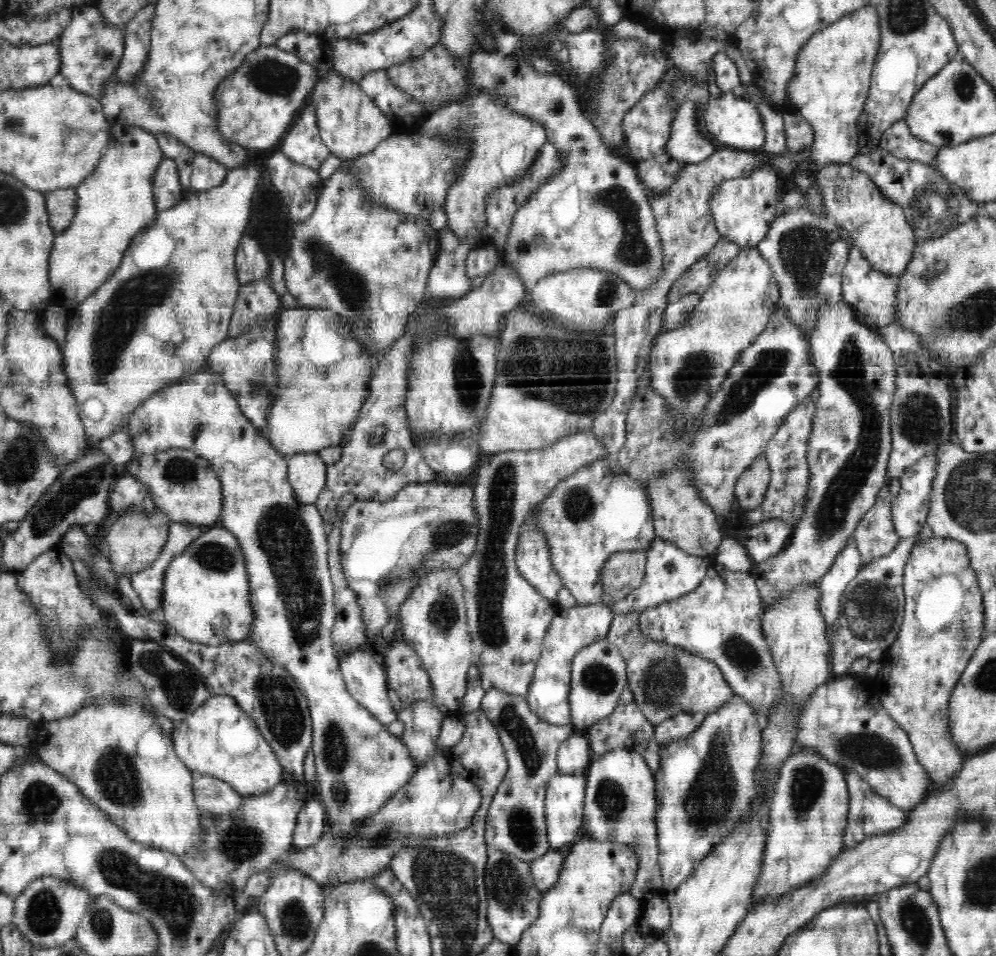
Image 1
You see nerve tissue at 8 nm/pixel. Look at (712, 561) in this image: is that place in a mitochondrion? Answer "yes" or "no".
no

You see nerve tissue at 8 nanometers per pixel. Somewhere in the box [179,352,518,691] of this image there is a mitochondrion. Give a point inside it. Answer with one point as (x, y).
(285, 540)

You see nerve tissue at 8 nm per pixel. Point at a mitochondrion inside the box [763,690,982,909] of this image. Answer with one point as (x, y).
(875, 751)

